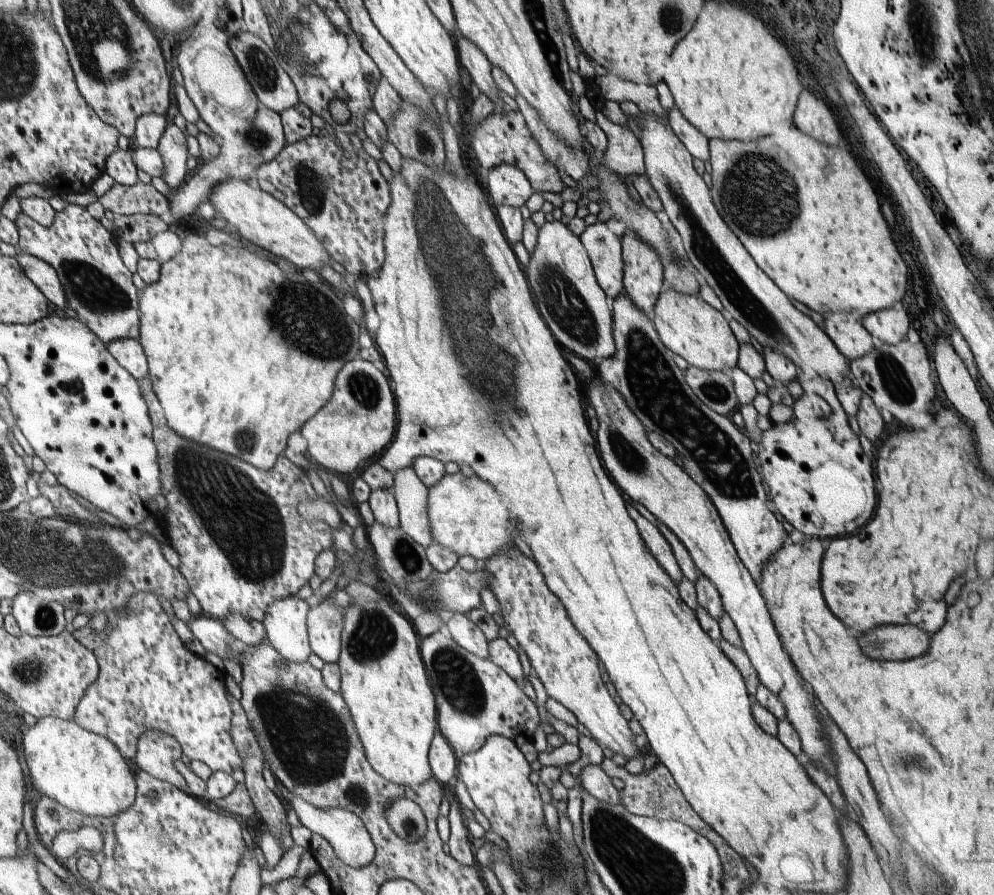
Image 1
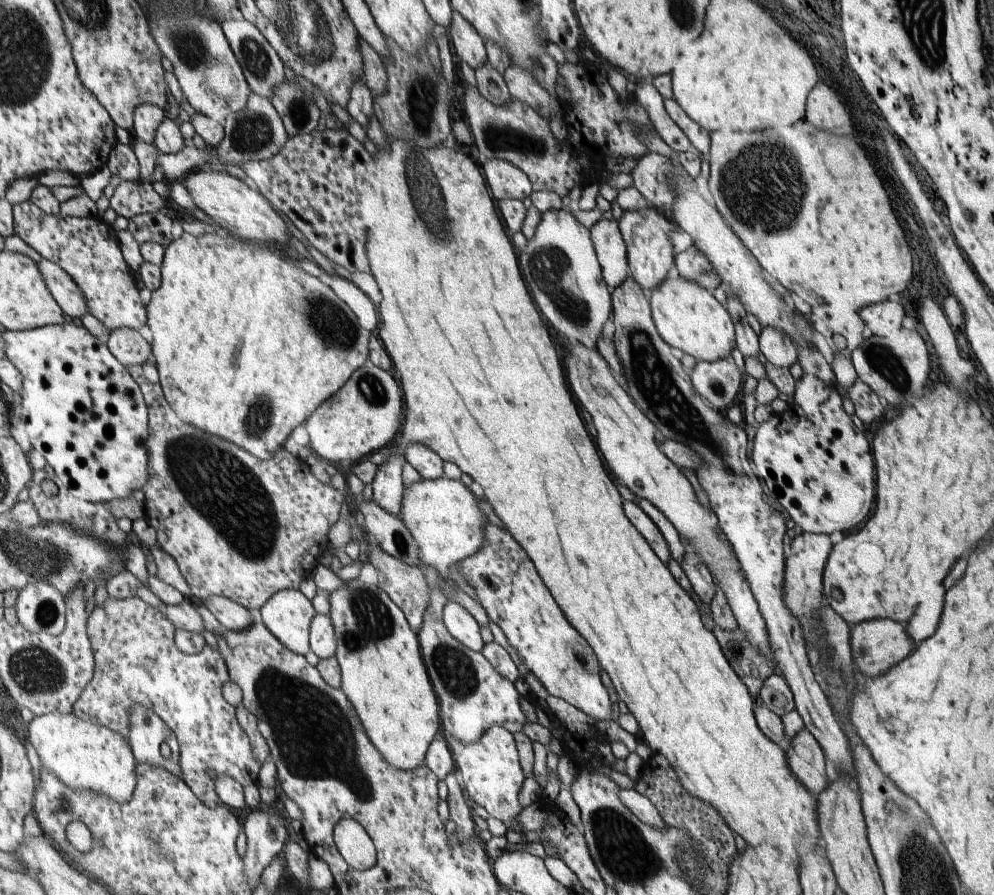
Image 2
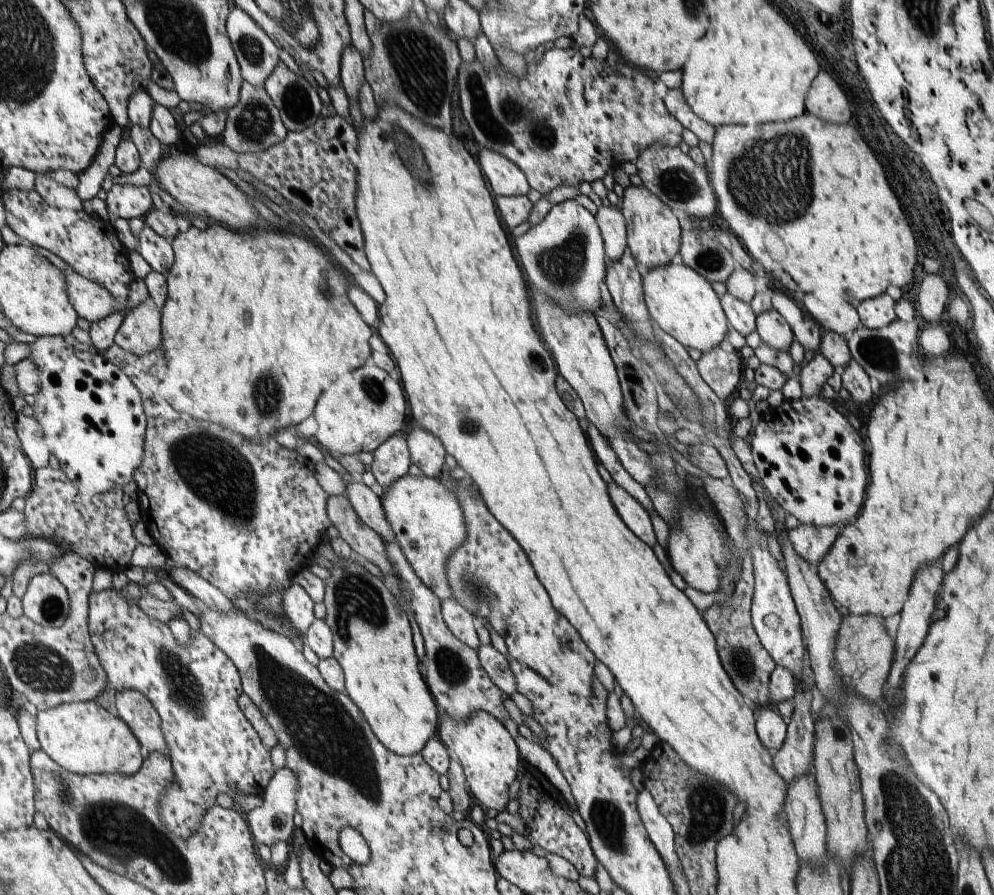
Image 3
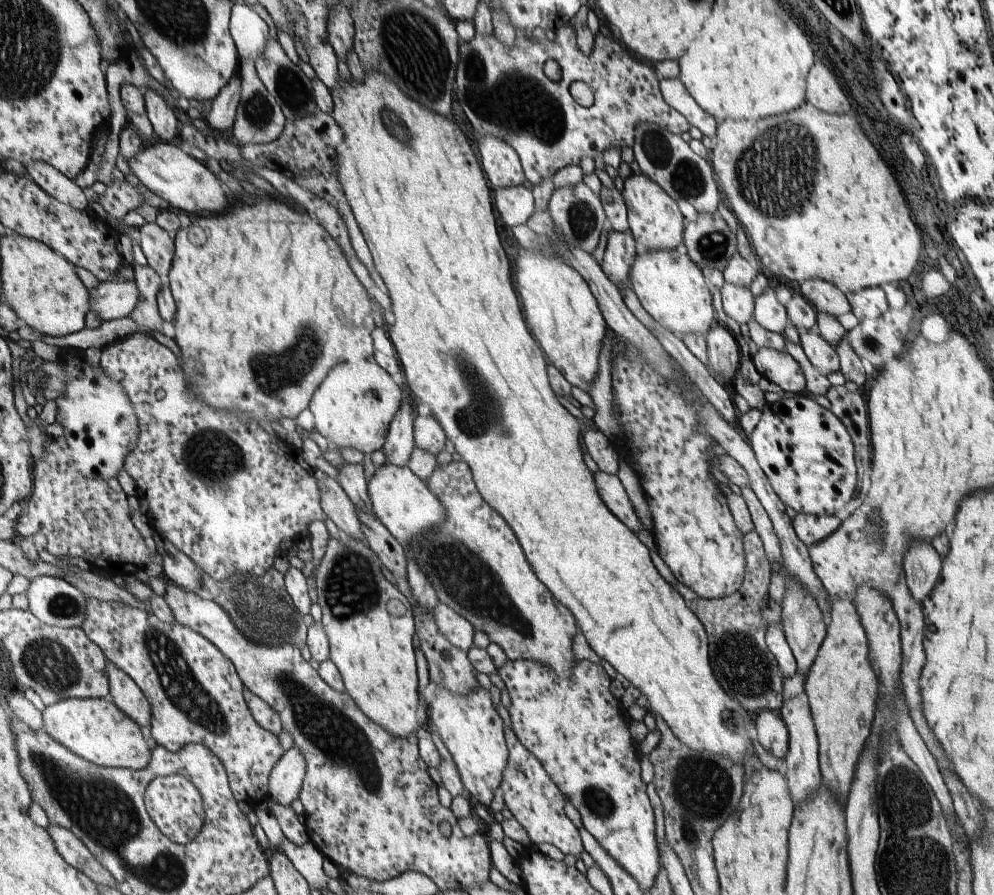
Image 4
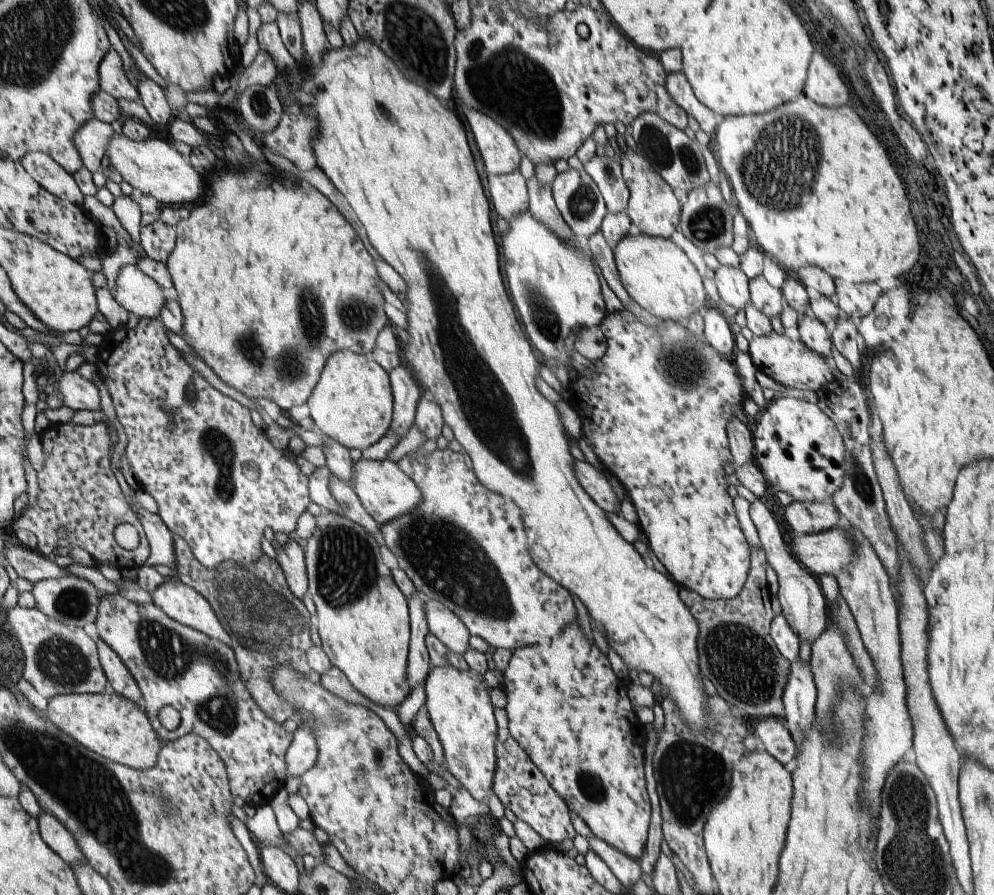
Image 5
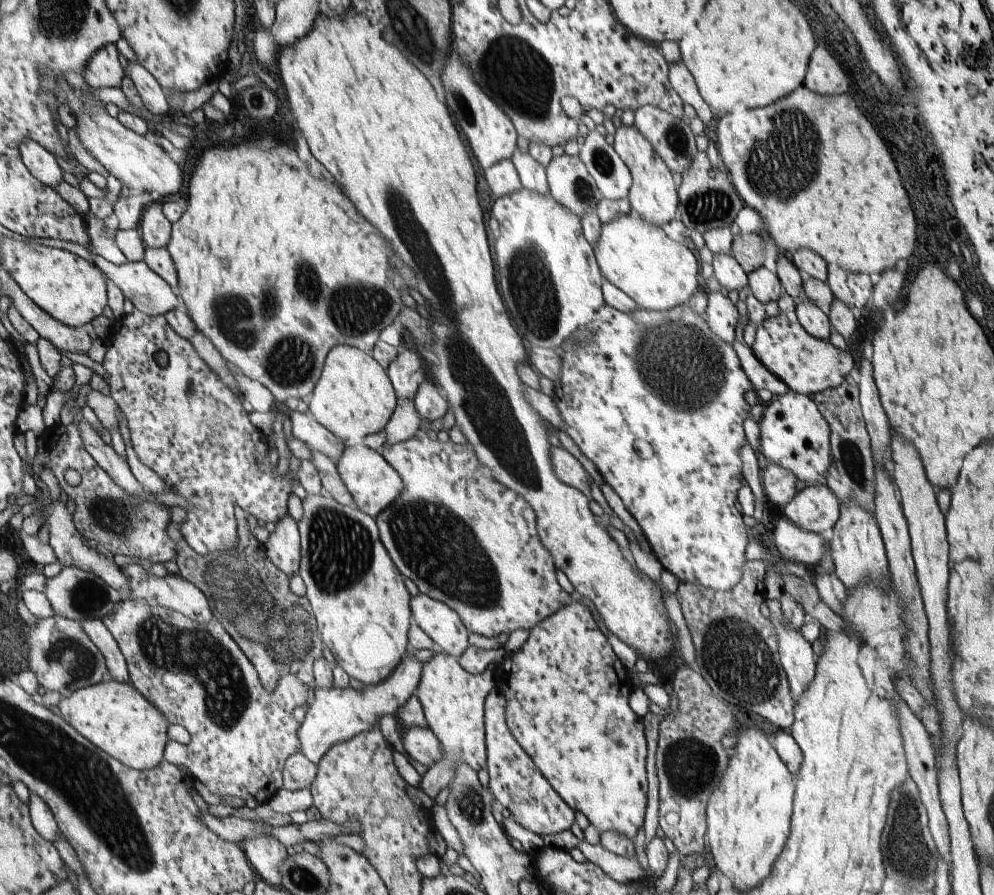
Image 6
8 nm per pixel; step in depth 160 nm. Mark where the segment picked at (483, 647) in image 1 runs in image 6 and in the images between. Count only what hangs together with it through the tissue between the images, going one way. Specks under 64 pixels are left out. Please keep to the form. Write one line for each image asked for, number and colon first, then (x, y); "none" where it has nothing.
2: (460, 623)
3: (460, 622)
4: (455, 628)
5: (443, 623)
6: (441, 623)

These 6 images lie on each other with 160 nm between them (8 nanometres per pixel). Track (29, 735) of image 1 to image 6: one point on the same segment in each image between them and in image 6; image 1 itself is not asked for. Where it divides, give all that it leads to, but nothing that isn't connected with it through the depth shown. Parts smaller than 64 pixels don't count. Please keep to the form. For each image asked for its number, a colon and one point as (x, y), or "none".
2: (85, 755)
3: (84, 738)
4: (94, 729)
5: (110, 725)
6: (116, 718)

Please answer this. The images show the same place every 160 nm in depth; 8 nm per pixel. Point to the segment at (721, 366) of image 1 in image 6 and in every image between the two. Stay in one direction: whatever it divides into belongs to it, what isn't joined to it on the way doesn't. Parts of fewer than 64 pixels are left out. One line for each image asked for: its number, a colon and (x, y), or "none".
2: (687, 316)
3: (683, 304)
4: (671, 288)
5: (658, 275)
6: (659, 274)

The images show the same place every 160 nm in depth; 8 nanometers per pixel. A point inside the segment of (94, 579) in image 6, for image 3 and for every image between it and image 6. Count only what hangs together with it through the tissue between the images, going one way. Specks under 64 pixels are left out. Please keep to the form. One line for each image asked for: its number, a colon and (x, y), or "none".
3: (46, 602)
4: (55, 602)
5: (73, 601)

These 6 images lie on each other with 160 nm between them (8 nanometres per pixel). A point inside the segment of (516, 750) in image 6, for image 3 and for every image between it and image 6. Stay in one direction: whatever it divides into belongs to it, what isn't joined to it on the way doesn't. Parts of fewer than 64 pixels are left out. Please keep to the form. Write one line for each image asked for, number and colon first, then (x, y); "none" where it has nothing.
3: (542, 807)
4: (536, 802)
5: (518, 783)

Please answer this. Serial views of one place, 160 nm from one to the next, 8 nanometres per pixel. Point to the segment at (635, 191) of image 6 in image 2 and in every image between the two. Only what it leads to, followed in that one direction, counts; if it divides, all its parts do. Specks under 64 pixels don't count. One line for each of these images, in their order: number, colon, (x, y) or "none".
2: (650, 254)
3: (654, 236)
4: (655, 222)
5: (653, 209)

